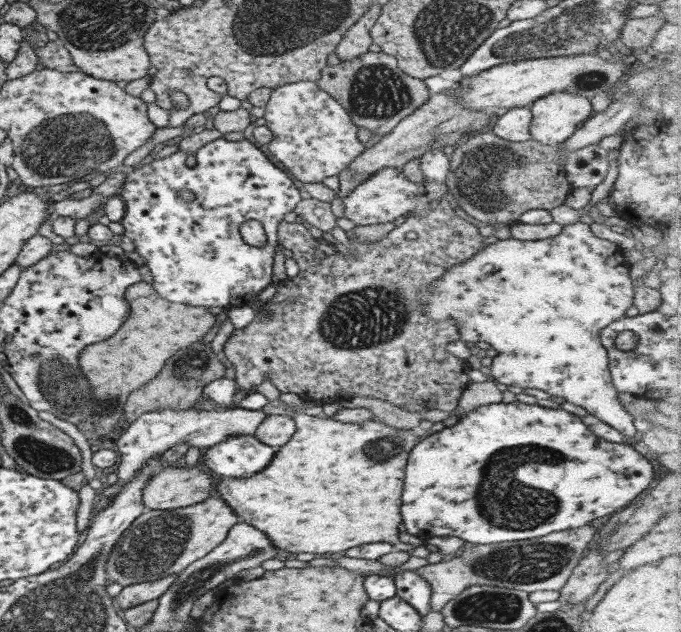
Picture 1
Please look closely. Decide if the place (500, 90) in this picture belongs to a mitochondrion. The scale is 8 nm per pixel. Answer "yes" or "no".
no

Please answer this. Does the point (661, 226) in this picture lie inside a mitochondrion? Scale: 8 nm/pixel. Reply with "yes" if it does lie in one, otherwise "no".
no

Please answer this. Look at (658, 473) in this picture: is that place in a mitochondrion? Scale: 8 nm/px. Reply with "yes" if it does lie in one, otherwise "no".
no

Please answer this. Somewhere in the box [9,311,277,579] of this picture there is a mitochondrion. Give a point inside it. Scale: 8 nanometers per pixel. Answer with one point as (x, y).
(56, 380)

